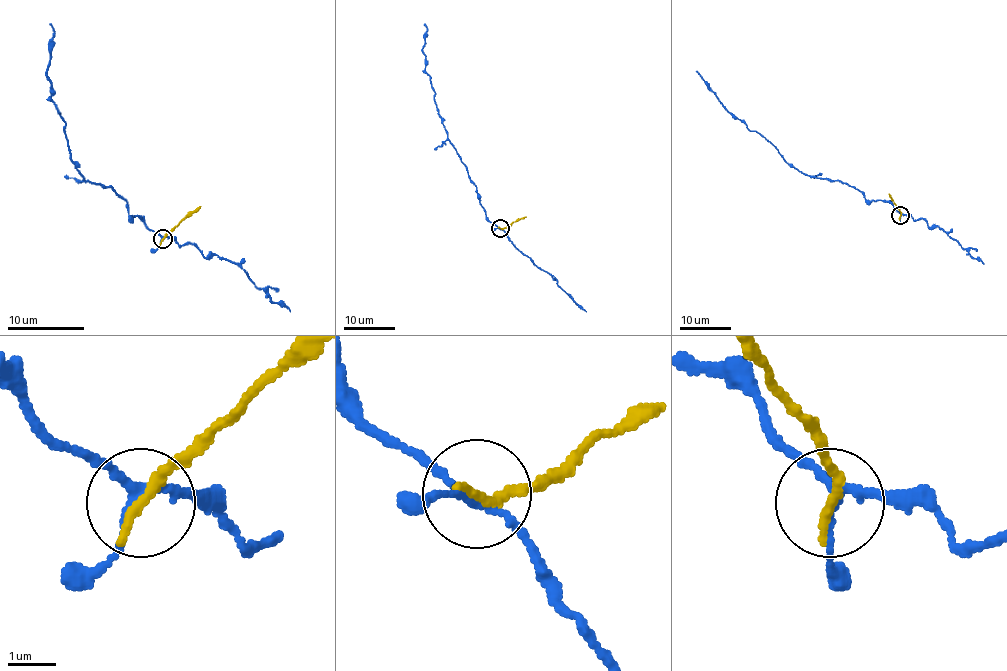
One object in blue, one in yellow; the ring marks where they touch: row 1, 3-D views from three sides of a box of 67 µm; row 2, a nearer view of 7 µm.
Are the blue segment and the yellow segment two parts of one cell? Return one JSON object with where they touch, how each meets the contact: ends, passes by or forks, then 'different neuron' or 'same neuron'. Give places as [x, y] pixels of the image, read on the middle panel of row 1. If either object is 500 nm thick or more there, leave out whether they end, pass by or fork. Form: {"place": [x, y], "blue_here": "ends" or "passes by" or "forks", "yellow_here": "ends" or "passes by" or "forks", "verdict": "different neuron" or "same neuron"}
{"place": [500, 228], "blue_here": "forks", "yellow_here": "ends", "verdict": "different neuron"}

